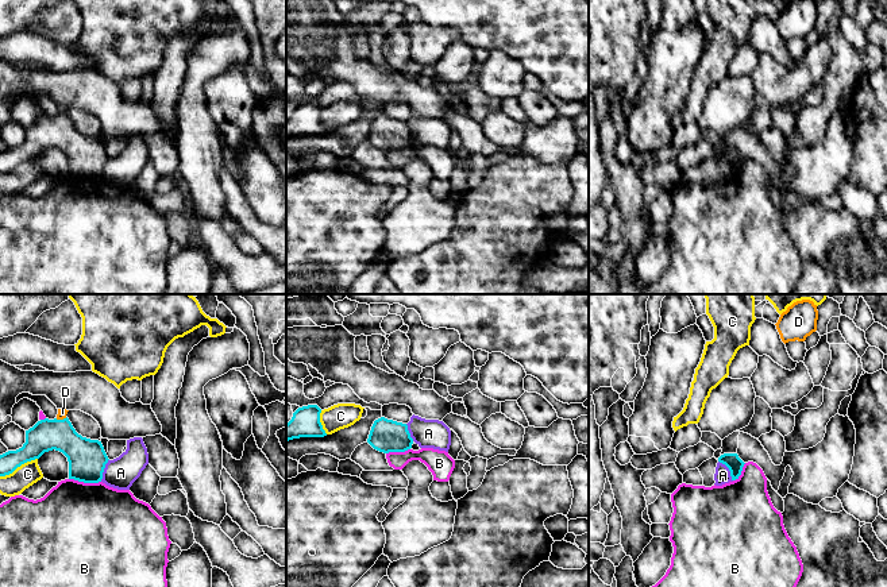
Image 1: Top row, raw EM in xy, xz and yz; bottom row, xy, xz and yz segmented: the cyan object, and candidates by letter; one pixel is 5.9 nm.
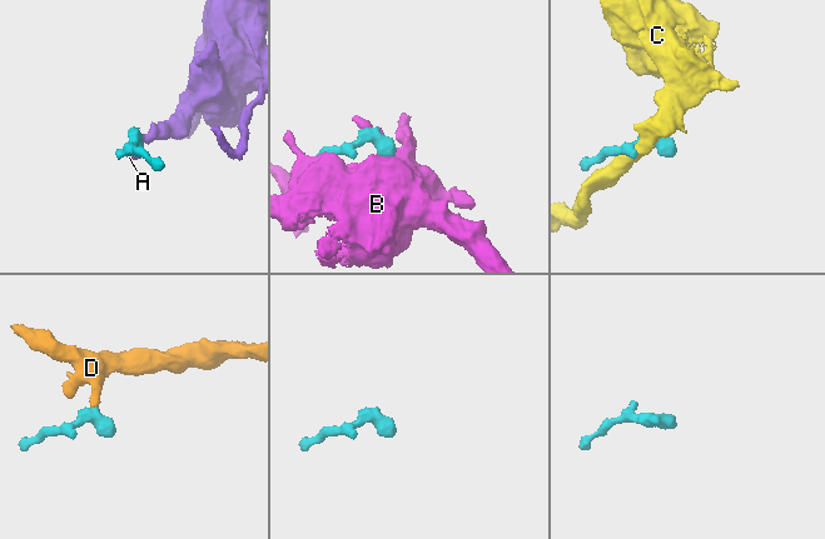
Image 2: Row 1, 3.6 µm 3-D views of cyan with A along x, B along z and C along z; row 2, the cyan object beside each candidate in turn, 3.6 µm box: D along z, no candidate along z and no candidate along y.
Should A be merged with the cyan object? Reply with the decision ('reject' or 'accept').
reject

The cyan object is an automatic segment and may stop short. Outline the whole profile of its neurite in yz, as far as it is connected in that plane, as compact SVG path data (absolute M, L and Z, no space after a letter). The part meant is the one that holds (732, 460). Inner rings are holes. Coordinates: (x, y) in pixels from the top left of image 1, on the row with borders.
M724 453L718 457L718 462L729 468L732 480L738 479L745 464L737 453Z

